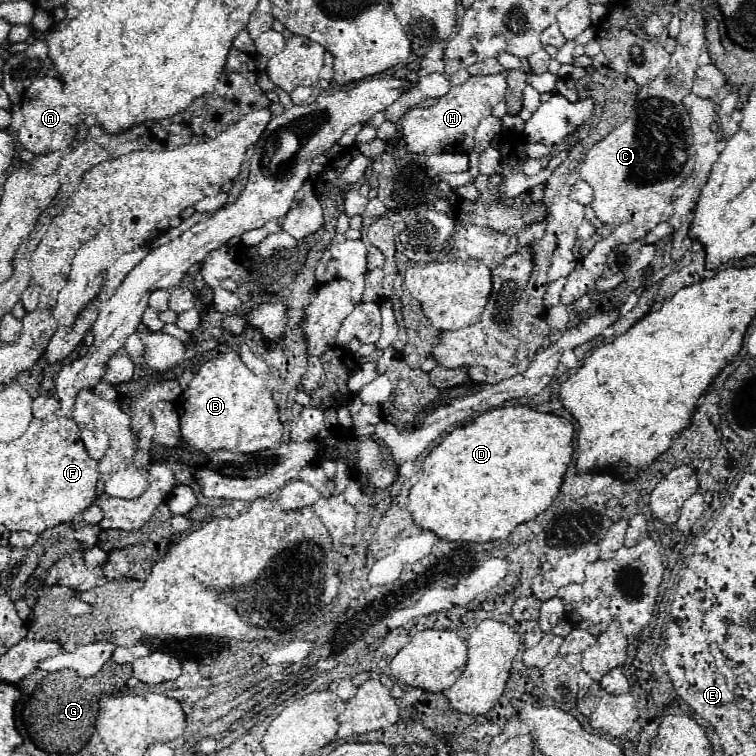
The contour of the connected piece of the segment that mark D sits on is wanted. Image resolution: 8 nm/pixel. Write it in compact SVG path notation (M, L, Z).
M514 405L480 413L468 425L454 427L424 457L418 479L410 489L408 511L418 527L446 541L490 543L508 537L516 525L544 513L558 495L562 475L572 459L574 425L554 413Z

